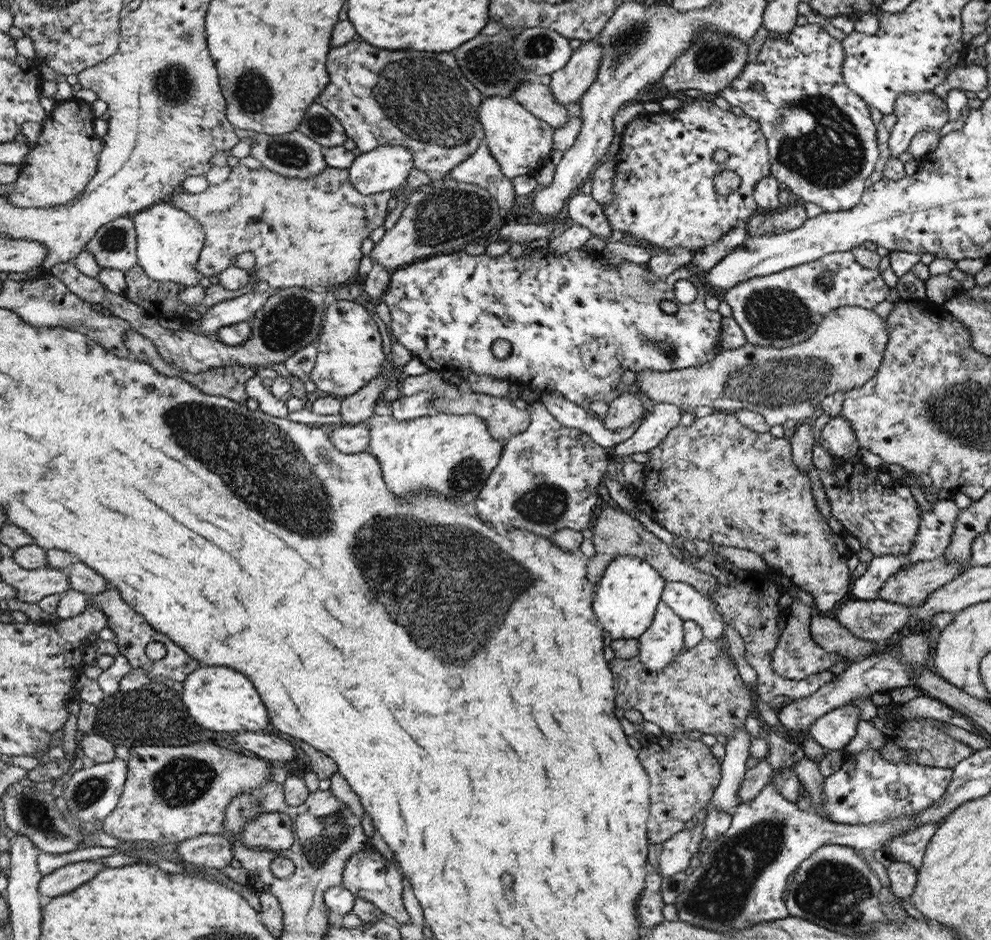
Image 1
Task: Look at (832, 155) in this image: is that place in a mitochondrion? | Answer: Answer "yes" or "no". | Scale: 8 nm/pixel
yes

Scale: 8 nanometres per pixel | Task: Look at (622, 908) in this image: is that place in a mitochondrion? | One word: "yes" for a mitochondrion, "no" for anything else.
no

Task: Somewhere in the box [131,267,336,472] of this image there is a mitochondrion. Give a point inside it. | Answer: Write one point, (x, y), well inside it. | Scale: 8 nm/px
(290, 322)

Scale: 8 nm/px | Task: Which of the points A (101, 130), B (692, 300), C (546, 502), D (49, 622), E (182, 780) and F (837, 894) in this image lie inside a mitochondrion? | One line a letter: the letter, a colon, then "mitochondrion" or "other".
A: other
B: other
C: mitochondrion
D: other
E: mitochondrion
F: mitochondrion

